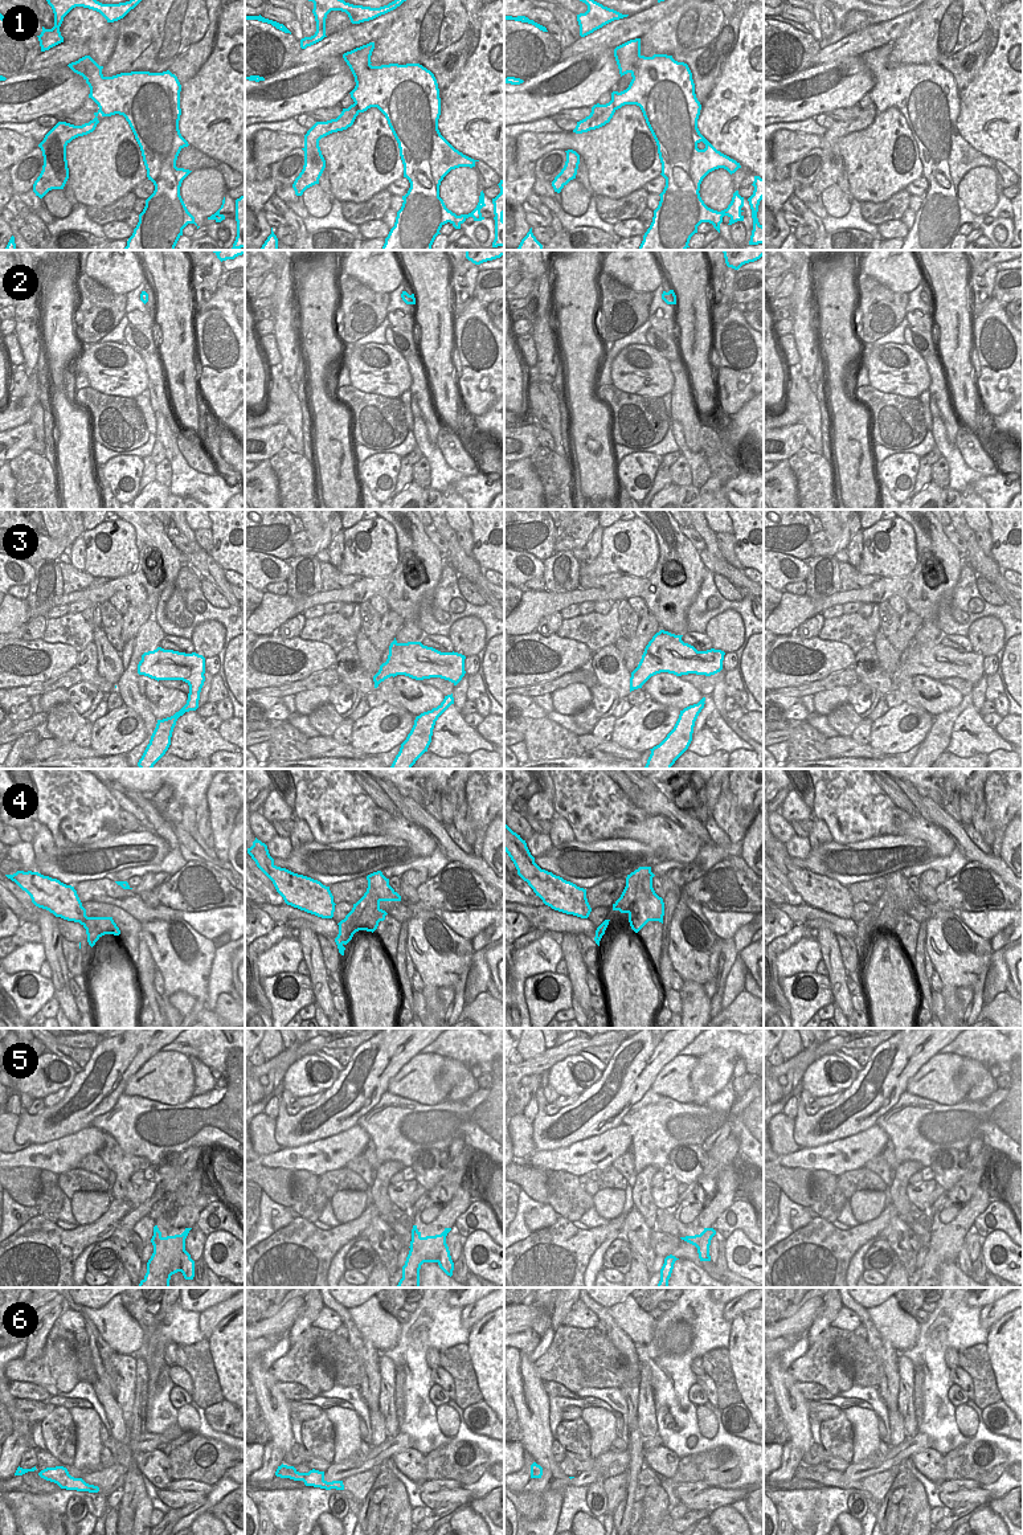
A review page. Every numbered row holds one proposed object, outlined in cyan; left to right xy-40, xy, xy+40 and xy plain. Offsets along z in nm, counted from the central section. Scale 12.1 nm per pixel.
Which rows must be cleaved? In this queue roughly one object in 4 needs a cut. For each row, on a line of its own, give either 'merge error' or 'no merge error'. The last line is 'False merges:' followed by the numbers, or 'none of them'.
1: merge error
2: no merge error
3: no merge error
4: no merge error
5: merge error
6: no merge error
False merges: 1, 5

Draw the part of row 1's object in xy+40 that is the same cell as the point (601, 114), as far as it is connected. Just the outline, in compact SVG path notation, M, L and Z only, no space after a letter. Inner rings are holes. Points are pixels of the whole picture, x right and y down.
M613 99L606 105L597 103L592 107L592 112L589 116L577 122L577 126L573 130L573 132L582 134L590 130L600 128L610 122L614 112L615 112L615 107L614 107Z

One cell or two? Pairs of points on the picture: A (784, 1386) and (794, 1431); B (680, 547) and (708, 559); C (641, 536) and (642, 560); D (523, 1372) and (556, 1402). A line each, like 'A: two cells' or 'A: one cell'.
A: one cell
B: two cells
C: one cell
D: two cells

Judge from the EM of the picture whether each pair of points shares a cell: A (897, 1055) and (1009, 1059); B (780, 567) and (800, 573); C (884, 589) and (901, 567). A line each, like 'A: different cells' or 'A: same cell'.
A: different cells
B: same cell
C: different cells

